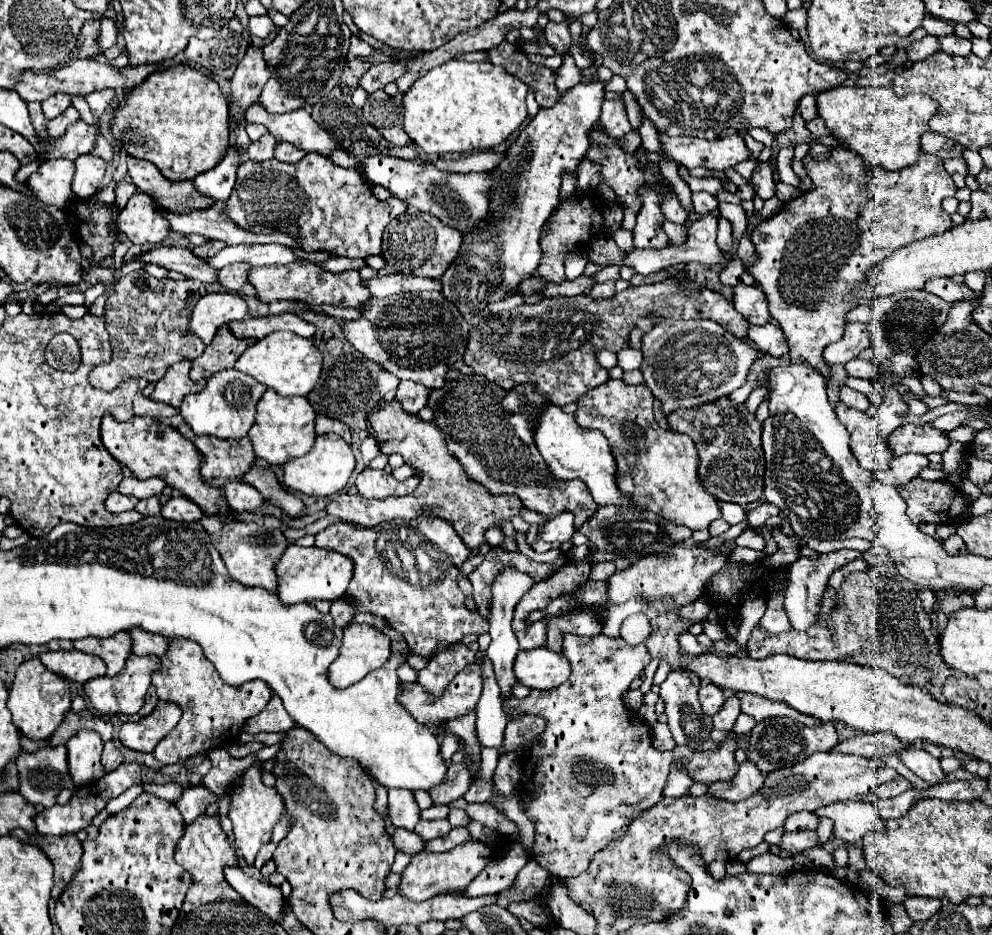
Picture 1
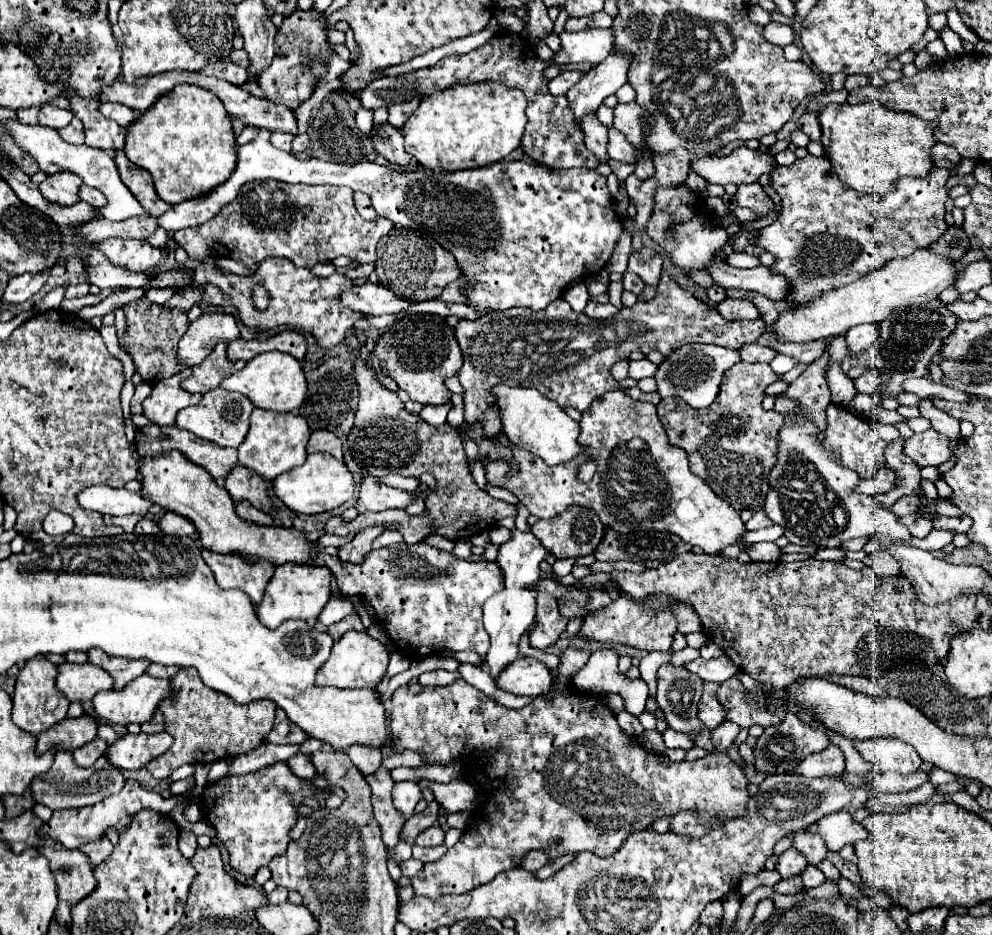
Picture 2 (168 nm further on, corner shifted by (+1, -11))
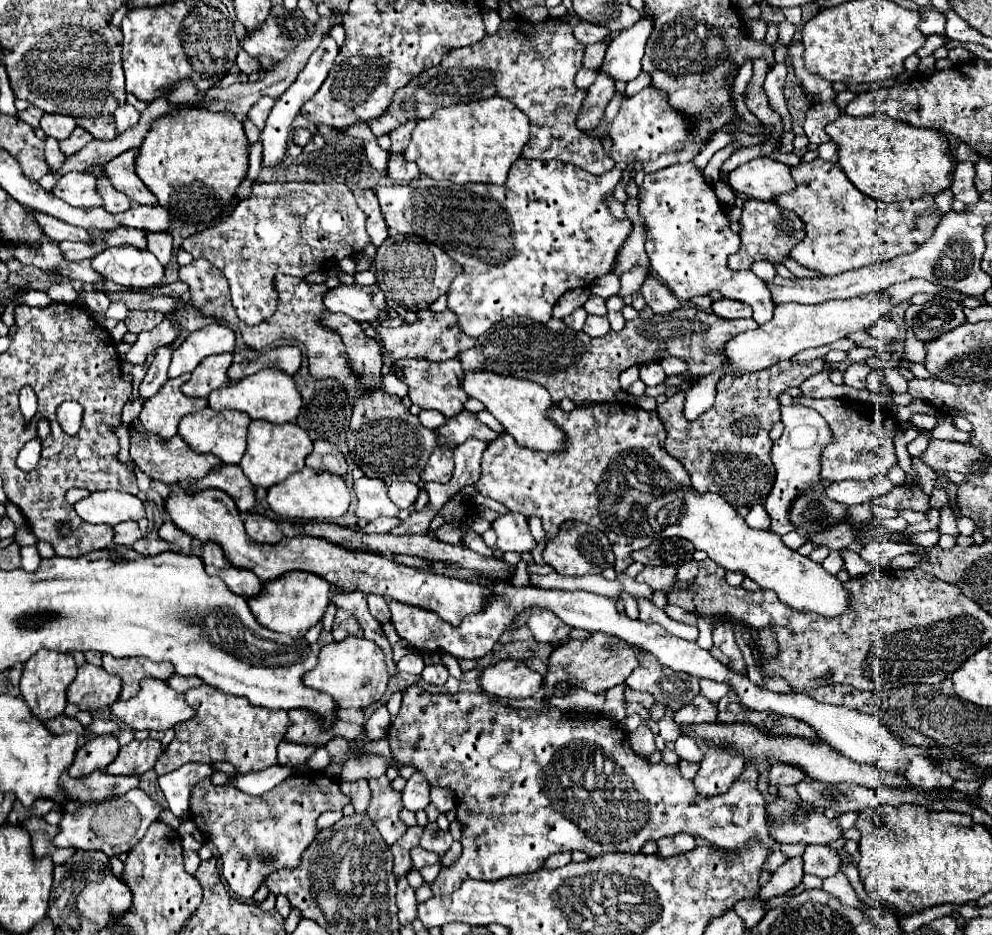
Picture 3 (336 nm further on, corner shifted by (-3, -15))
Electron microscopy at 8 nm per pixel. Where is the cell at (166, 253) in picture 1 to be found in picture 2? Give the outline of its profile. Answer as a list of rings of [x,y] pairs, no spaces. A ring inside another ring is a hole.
[[[93,249],[89,253],[89,257],[85,259],[85,263],[89,265],[87,273],[89,273],[89,281],[93,285],[97,285],[99,289],[119,289],[119,287],[145,287],[147,283],[151,283],[155,279],[155,275],[147,275],[147,273],[133,273],[125,267],[117,267],[111,265],[109,259],[105,259],[105,255],[99,249]]]

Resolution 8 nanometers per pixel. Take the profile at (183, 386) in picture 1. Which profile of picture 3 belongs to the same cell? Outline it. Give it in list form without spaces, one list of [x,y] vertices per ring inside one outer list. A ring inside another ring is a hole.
[[[187,373],[177,379],[167,379],[167,383],[145,401],[139,419],[149,433],[169,441],[173,435],[177,435],[177,425],[185,415],[207,407],[207,399],[193,399],[181,393],[181,385],[189,381],[189,377],[191,375]]]

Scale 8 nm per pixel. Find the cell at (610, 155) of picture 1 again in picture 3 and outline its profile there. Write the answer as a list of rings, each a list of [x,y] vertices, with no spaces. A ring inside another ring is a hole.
[[[599,69],[599,77],[587,89],[587,97],[585,97],[585,103],[583,103],[583,111],[577,119],[577,127],[579,129],[593,127],[593,123],[597,123],[597,119],[605,111],[607,103],[611,101],[613,93],[615,93],[615,81]]]

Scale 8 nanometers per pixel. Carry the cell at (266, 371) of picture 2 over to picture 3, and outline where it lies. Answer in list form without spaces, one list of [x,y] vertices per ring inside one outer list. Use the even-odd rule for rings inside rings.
[[[261,371],[257,375],[249,375],[241,381],[237,381],[231,387],[221,387],[209,395],[209,407],[215,411],[223,409],[237,409],[247,413],[251,419],[267,421],[267,423],[291,423],[299,415],[301,409],[301,395],[293,383],[293,377],[281,375],[279,371]]]

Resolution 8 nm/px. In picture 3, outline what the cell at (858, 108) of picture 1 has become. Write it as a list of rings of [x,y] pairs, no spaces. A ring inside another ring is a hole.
[[[843,113],[837,121],[827,127],[827,135],[839,145],[839,167],[845,171],[849,181],[865,195],[895,203],[905,199],[921,199],[925,195],[937,195],[951,187],[955,161],[951,145],[935,129],[913,127],[887,115],[849,117]]]

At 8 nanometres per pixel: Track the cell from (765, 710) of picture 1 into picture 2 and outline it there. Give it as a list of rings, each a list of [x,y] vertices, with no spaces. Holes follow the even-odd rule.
[[[737,675],[733,679],[721,683],[721,687],[717,691],[717,699],[725,707],[725,717],[729,721],[733,721],[745,729],[749,729],[753,725],[761,725],[761,727],[777,725],[777,715],[773,711],[757,709],[755,705],[747,703],[741,693],[747,693],[747,689],[741,685]]]

